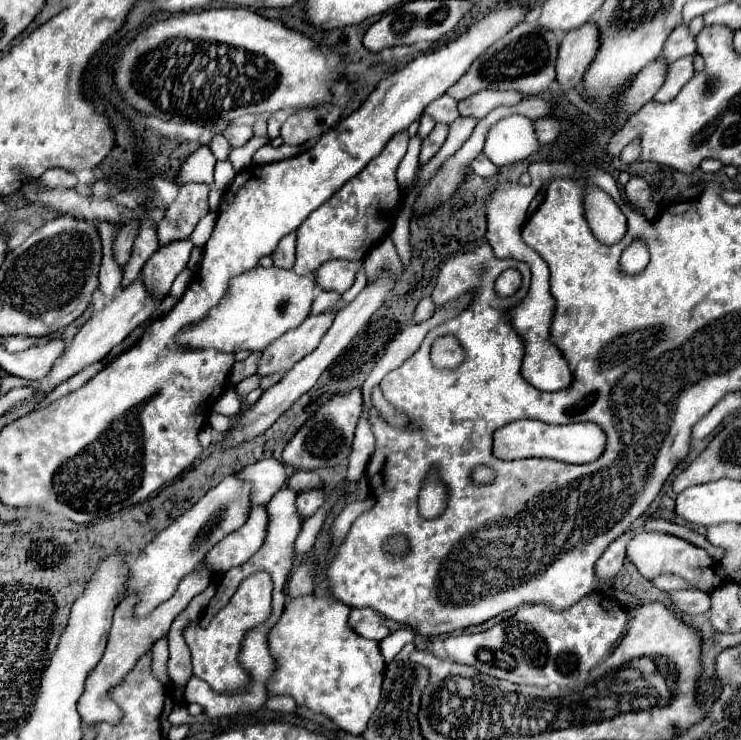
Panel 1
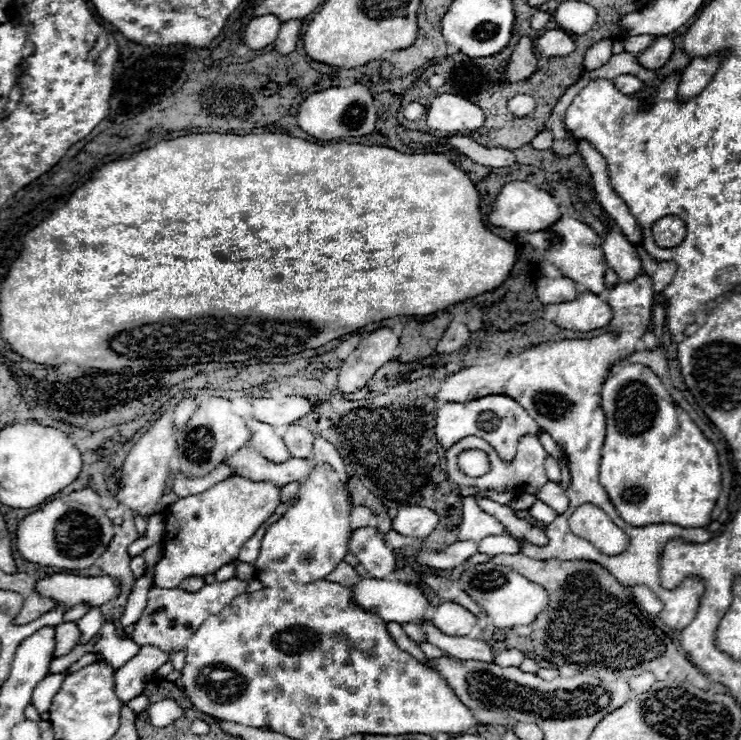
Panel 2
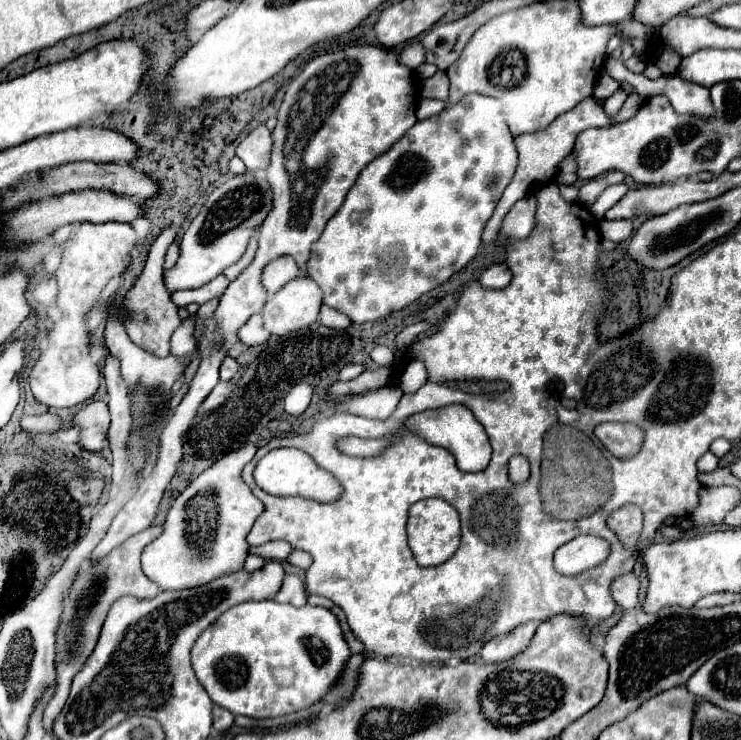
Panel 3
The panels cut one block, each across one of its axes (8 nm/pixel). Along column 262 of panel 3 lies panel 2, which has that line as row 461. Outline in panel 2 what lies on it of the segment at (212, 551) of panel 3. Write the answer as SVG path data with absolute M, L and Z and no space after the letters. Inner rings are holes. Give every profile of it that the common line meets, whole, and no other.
M500 394L484 396L478 400L464 402L464 404L448 402L438 408L434 417L434 434L444 448L450 448L454 442L458 442L460 438L466 438L466 436L480 436L496 448L496 452L500 454L500 458L504 462L506 460L512 462L518 440L524 434L536 434L538 430L540 430L540 426L528 416L528 412L524 412L524 408L520 404L516 404L512 398L500 396Z

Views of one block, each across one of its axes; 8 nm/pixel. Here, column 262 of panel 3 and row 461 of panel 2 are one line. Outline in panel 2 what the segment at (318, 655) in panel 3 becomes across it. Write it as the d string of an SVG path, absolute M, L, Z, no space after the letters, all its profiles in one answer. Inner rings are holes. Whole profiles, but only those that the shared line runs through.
M642 364L618 368L602 386L602 408L606 416L606 440L600 460L600 484L624 522L630 526L676 524L682 528L700 528L710 522L710 514L720 496L722 472L716 448L704 438L692 418L676 406L664 382Z

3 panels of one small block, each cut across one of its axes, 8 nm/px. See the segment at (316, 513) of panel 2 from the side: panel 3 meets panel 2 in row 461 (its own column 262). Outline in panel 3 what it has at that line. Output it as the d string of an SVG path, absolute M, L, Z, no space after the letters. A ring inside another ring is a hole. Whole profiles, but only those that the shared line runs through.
M308 276L284 284L262 308L264 328L272 334L286 334L306 328L318 320L324 294Z

